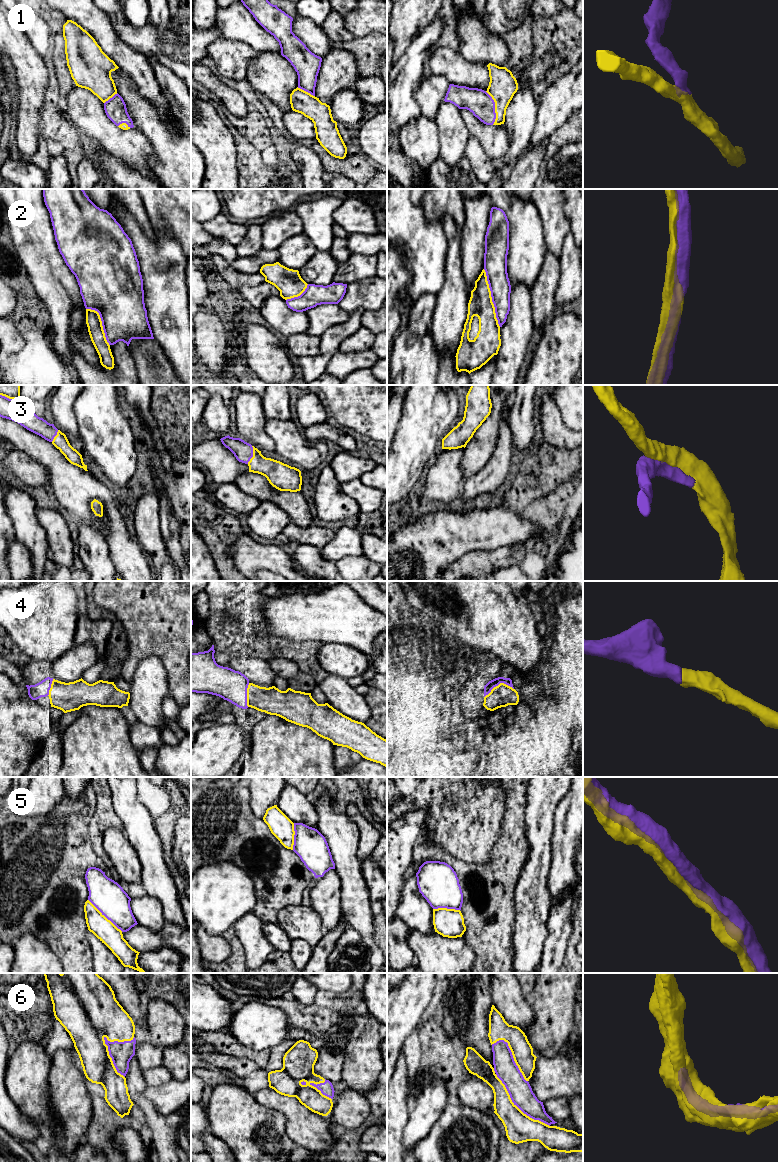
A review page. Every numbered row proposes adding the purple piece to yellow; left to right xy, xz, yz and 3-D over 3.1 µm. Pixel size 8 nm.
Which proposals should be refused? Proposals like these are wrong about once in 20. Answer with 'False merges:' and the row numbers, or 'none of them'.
False merges: 2

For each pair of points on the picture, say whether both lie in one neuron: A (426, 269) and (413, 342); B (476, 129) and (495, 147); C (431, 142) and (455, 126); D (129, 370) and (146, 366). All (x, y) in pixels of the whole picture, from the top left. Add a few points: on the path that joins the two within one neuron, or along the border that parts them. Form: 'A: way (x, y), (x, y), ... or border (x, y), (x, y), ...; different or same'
A: border (436, 293), (423, 293), (409, 313); different
B: way (481, 133), (490, 142); same
C: border (433, 120), (438, 132), (439, 156); different
D: border (127, 346), (138, 374); different

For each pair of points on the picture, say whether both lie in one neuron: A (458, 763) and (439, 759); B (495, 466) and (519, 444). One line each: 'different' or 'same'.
A: different
B: different

